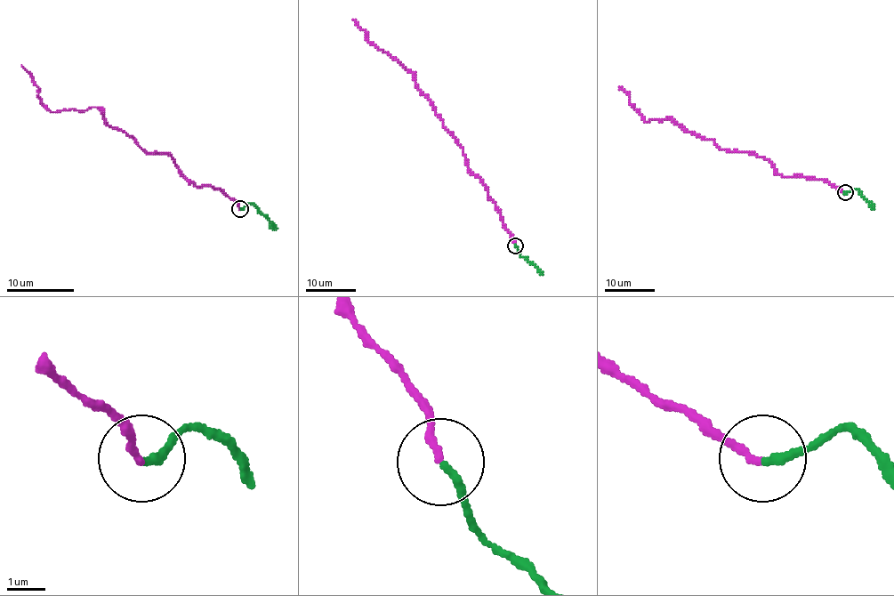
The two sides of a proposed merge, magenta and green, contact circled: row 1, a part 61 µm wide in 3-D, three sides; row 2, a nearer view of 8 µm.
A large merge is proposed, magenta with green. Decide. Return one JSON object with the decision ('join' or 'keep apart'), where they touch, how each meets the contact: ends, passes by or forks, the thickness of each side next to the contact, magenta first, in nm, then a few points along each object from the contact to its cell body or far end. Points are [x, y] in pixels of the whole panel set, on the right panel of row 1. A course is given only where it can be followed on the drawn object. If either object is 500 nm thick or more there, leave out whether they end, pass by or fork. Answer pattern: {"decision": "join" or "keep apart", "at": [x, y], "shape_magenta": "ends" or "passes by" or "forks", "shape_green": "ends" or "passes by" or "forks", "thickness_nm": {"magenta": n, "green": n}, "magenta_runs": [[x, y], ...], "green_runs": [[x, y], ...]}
{"decision": "join", "at": [845, 192], "shape_magenta": "ends", "shape_green": "ends", "thickness_nm": {"magenta": 180, "green": 200}, "magenta_runs": [[844, 192], [818, 179], [781, 176], [767, 160], [720, 148], [670, 117], [646, 121], [618, 87]], "green_runs": [[844, 192], [856, 189], [874, 208]]}

